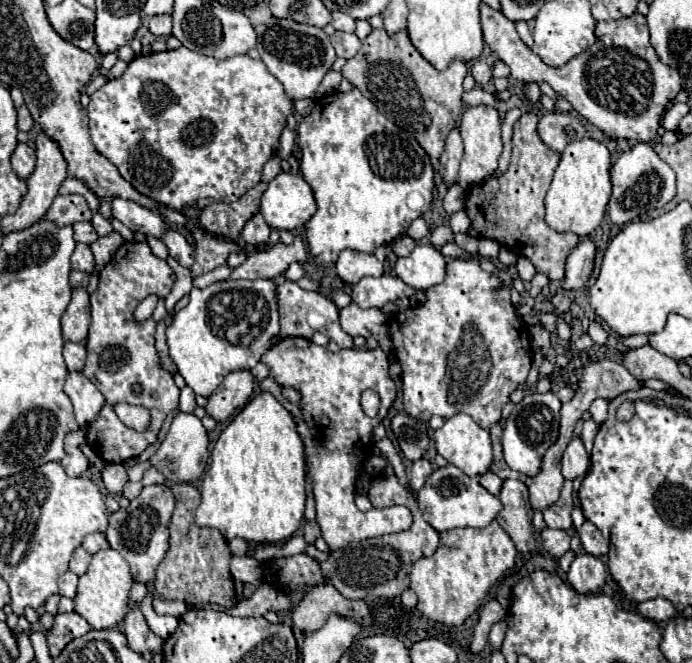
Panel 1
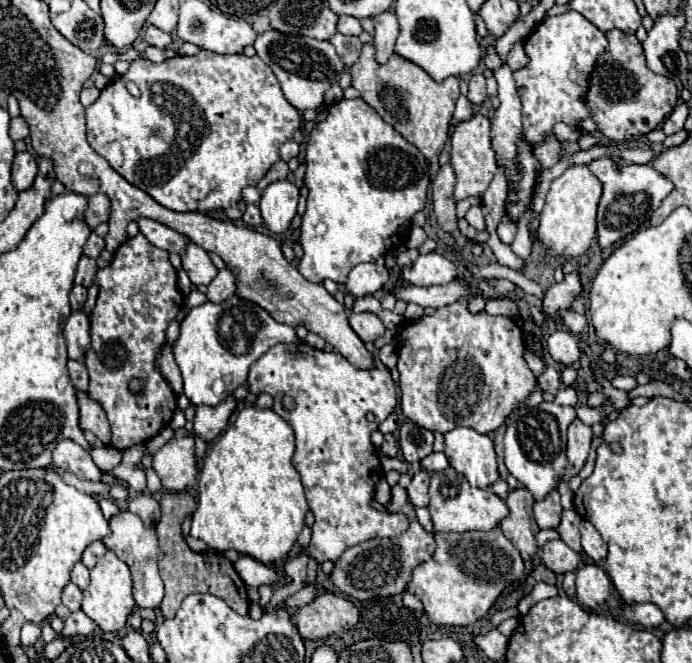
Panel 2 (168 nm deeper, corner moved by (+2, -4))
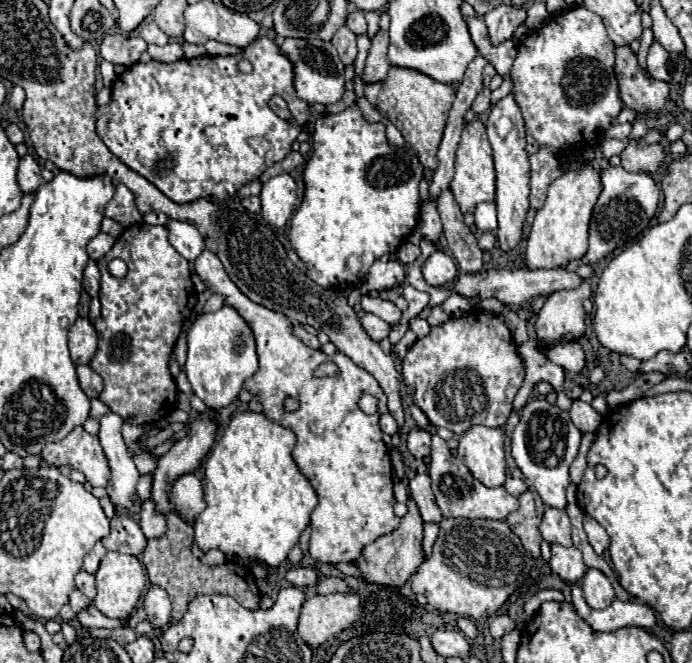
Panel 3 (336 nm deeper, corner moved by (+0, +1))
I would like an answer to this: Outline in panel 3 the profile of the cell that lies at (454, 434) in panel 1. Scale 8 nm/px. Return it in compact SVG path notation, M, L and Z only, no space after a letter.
M470 426L458 436L458 458L484 486L502 486L506 478L504 434L496 428Z

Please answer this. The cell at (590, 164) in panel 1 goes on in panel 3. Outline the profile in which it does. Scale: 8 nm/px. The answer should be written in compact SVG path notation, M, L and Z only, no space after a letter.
M592 166L566 170L548 188L548 198L538 210L526 244L526 264L530 270L560 268L572 260L578 260L588 250L588 226L592 208L602 192L602 182Z

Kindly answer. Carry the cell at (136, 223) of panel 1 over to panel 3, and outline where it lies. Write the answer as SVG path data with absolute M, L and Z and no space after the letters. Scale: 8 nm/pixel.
M168 220L166 224L170 244L182 254L186 260L194 260L204 250L204 236L198 232L196 226L180 220Z

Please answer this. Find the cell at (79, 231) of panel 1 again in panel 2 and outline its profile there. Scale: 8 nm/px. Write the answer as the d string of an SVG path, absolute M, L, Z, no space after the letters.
M94 231L90 233L90 237L88 237L88 241L86 241L86 245L84 245L84 255L86 257L98 257L102 251L104 251L104 247L106 247L106 243L104 243L104 239L102 237L98 237Z

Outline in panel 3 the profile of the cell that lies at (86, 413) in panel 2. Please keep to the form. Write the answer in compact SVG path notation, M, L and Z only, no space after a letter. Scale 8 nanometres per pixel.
M106 414L100 418L100 444L104 448L104 454L110 464L110 482L106 486L110 500L118 508L130 508L132 496L136 492L138 482L138 470L134 466L134 460L122 440L122 420L116 414Z

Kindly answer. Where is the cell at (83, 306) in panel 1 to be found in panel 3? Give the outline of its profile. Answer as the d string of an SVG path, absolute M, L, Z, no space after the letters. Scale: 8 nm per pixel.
M76 318L76 322L70 326L70 356L74 364L88 364L90 358L96 352L96 330L88 318Z

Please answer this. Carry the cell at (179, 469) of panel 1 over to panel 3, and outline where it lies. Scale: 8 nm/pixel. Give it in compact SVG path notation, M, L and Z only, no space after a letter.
M182 474L172 482L170 488L172 500L180 508L182 516L192 522L204 508L204 494L202 494L202 484L194 474Z

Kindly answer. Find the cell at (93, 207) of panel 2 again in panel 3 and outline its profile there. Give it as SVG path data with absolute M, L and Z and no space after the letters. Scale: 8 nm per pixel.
M116 184L116 192L112 200L106 204L104 214L106 218L112 218L114 222L122 224L124 228L142 222L142 214L134 206L134 196L124 184Z

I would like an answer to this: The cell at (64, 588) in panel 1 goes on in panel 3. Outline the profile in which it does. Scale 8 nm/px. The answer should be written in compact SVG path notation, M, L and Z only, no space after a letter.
M76 588L76 590L70 594L70 606L72 606L74 612L80 612L80 610L84 610L84 608L90 606L90 600Z

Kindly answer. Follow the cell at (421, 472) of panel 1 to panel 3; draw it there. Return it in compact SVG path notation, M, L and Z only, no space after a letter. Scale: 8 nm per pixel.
M416 474L410 480L408 488L410 488L410 498L416 502L420 514L422 514L422 520L440 522L442 514L440 514L440 508L434 502L434 494L432 494L432 488L430 488L430 476L428 474Z

